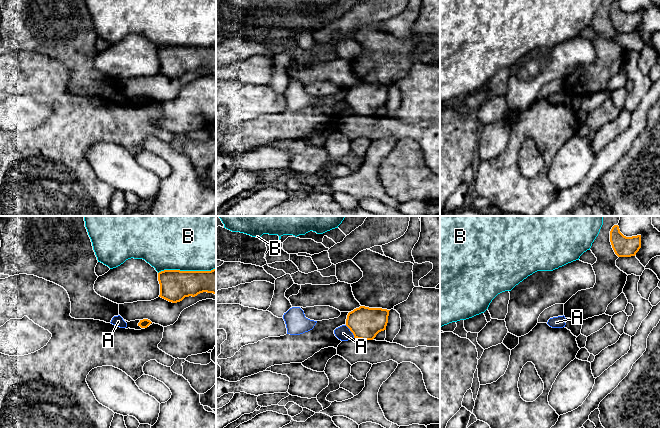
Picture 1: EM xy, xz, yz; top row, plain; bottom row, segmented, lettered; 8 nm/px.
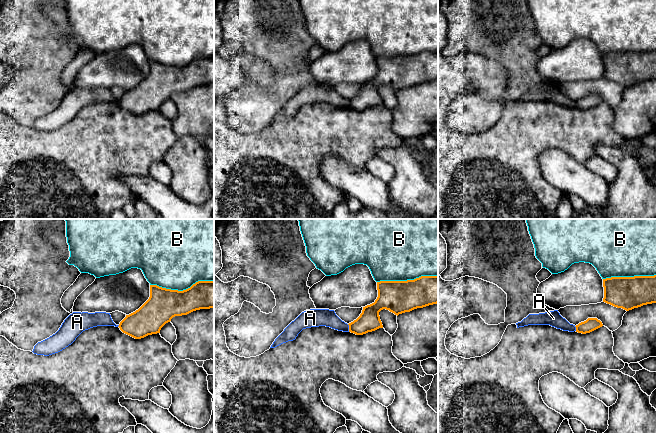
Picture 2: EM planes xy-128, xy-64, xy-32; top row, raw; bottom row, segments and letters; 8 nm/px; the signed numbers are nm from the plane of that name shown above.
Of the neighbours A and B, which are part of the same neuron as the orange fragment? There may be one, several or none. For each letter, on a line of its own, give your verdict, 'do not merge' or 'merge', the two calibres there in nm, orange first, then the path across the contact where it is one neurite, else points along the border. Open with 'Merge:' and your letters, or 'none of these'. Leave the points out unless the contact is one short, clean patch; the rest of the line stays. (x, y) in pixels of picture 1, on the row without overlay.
Merge: none of these
A: do not merge; 260 nm thick on the orange side, 120 nm on the other; border along xz (345, 101), (354, 113)
B: do not merge; 240 nm thick on the orange side, 380 nm on the other

